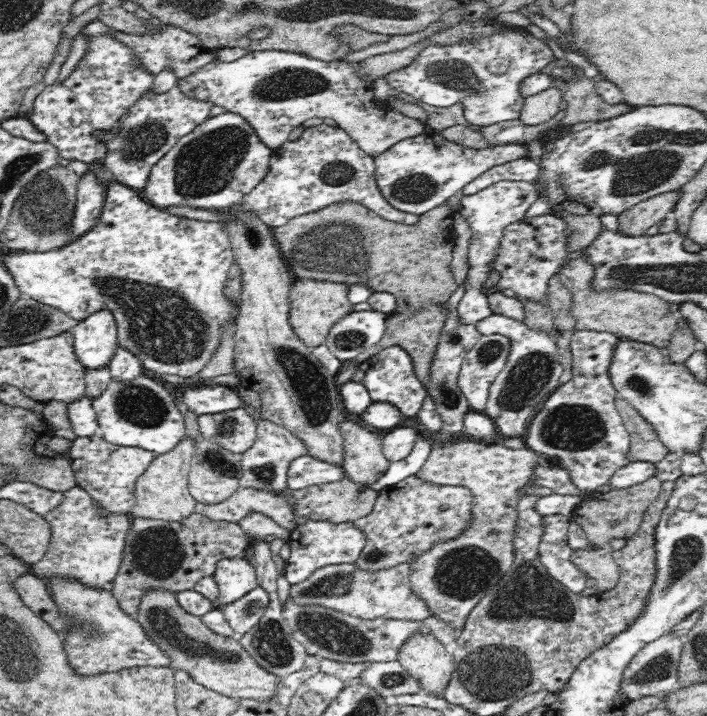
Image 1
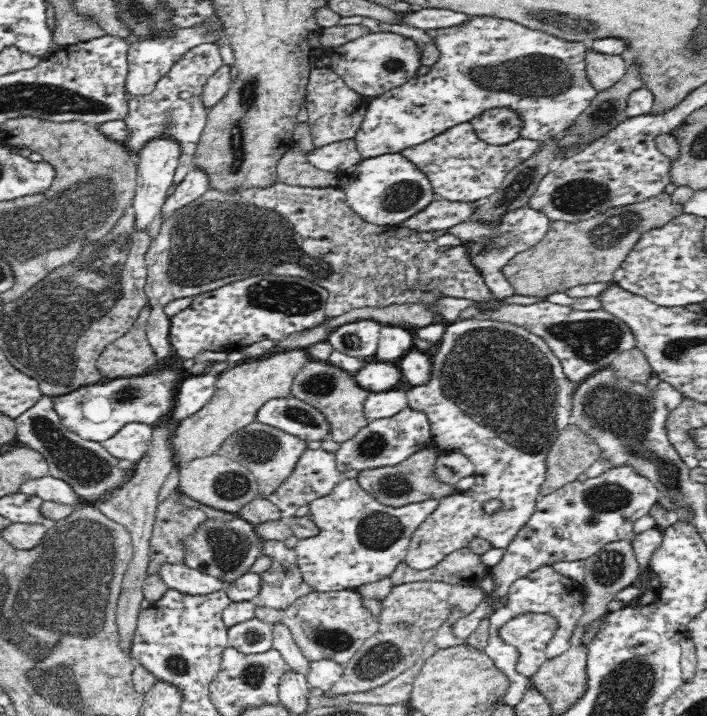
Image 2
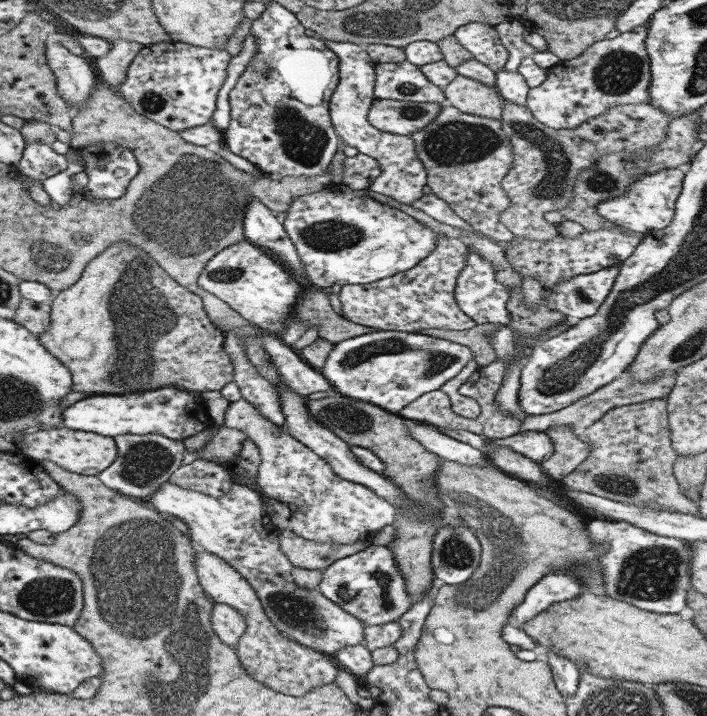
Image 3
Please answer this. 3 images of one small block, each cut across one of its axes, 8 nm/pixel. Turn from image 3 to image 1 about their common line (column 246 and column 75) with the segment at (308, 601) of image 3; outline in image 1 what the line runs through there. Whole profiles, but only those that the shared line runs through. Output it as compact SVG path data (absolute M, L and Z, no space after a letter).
M74 486L66 490L62 504L45 516L52 530L51 539L45 555L30 566L30 574L44 579L45 582L57 576L77 580L90 588L109 589L110 583L120 570L132 516L109 511L101 516L99 508L100 504L83 488Z

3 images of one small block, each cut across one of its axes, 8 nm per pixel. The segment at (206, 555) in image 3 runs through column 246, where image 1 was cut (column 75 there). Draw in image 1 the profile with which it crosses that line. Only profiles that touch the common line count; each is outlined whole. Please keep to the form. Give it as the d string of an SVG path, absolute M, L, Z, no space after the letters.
M50 578L47 580L59 614L67 616L71 624L83 624L62 632L63 647L69 666L82 676L102 675L116 672L122 668L140 666L170 667L170 656L154 644L144 632L139 621L125 613L110 589L90 588L77 580L69 578Z

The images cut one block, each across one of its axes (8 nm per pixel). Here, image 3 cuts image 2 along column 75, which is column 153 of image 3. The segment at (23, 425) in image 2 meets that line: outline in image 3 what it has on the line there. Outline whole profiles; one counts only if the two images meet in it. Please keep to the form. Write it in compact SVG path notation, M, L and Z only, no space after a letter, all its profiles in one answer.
M126 434L118 435L113 439L116 441L118 456L106 470L102 470L97 476L108 488L124 496L138 498L138 500L147 501L160 485L166 483L181 466L186 454L183 441L170 439L162 434Z

